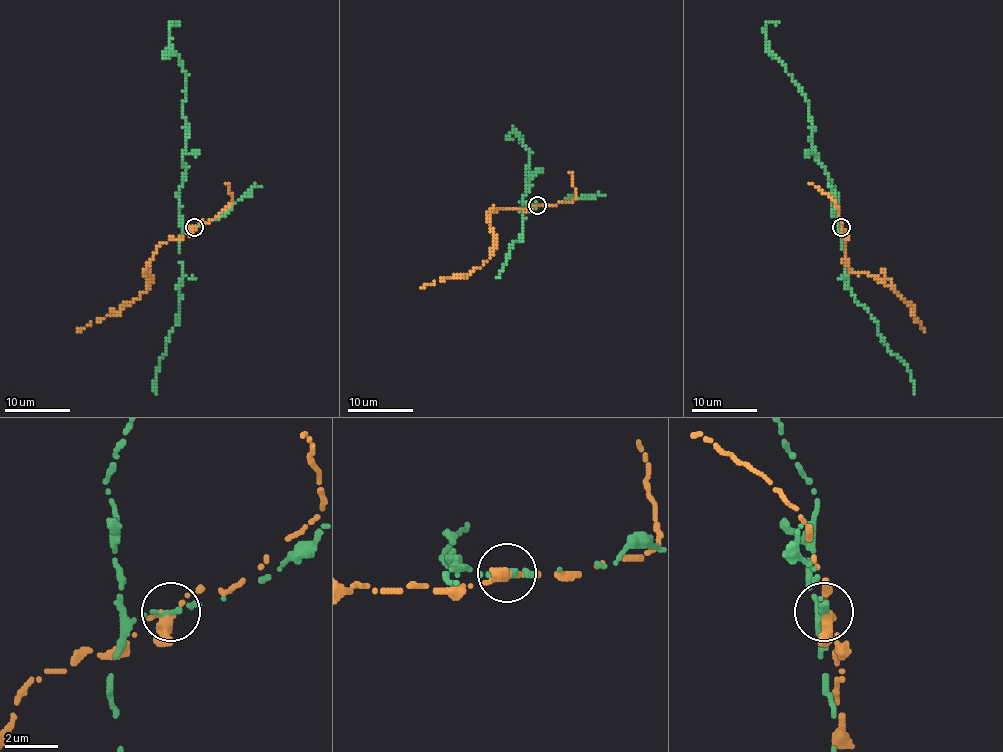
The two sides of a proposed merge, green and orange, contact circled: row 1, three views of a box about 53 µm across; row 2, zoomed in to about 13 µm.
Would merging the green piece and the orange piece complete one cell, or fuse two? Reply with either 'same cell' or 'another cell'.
another cell

